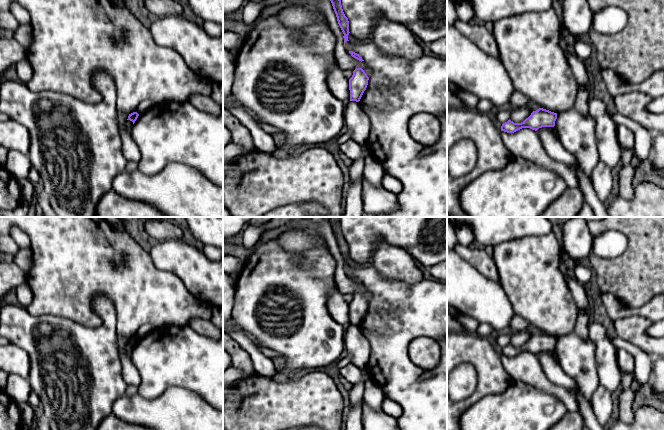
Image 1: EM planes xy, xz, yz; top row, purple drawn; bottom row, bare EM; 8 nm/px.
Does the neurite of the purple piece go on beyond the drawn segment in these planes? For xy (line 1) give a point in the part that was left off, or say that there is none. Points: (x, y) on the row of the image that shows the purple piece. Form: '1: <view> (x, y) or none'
1: none

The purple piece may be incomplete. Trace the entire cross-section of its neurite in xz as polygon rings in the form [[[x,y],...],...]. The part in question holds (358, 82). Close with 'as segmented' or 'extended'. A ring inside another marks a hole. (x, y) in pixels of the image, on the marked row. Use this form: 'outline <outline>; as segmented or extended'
outline [[[356,68],[349,79],[350,101],[359,102],[367,88],[369,77],[362,68]]]; as segmented

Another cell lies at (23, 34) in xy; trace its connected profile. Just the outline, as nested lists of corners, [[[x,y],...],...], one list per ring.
[[[20,24],[13,32],[13,39],[20,43],[25,48],[29,48],[32,38],[32,29],[30,25]]]

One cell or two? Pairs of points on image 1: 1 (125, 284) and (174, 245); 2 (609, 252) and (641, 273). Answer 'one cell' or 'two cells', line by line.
1: two cells
2: two cells

